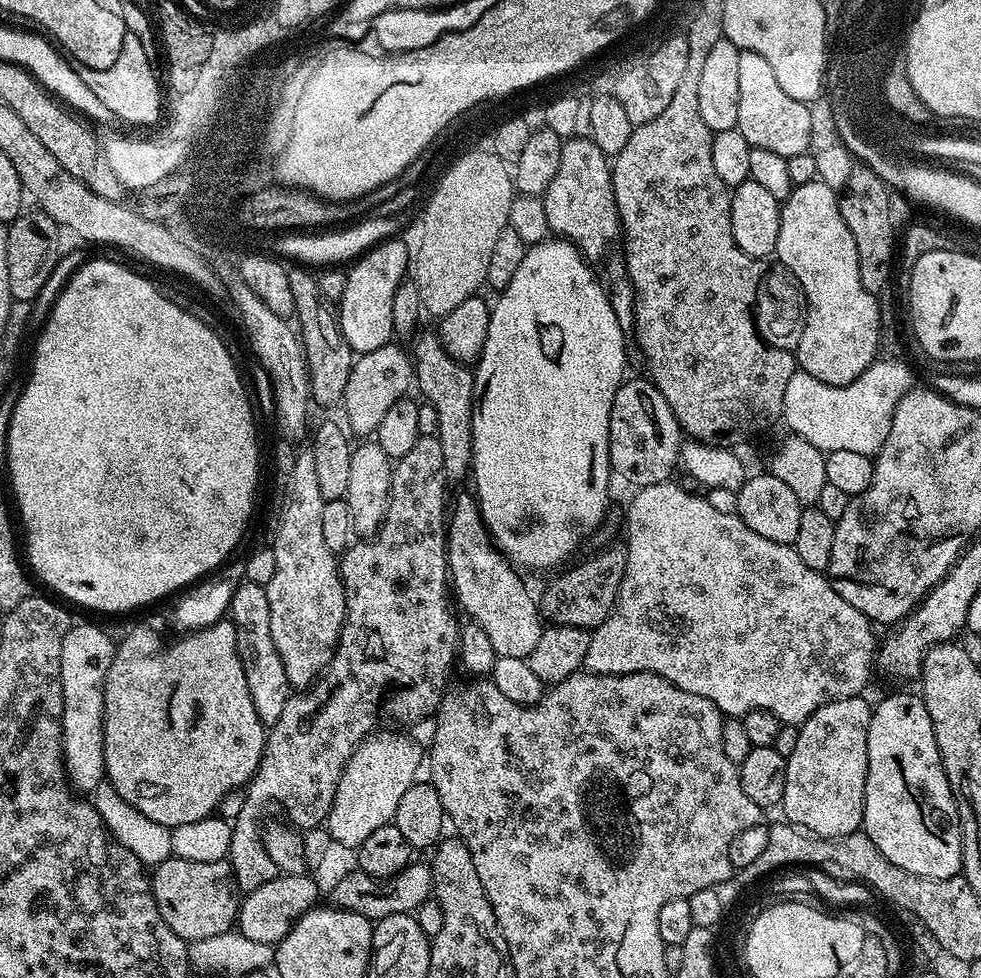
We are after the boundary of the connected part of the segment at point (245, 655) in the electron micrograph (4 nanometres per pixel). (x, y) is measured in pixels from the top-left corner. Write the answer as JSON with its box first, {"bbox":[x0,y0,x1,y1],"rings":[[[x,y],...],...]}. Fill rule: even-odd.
{"bbox":[230,579,290,726],"rings":[[[247,579],[241,582],[234,590],[230,619],[236,631],[238,654],[246,674],[246,686],[250,686],[254,710],[258,710],[258,718],[265,726],[271,726],[278,722],[282,709],[286,707],[290,685],[286,678],[286,670],[282,666],[282,658],[278,658],[274,638],[270,638],[270,602],[267,587]]]}

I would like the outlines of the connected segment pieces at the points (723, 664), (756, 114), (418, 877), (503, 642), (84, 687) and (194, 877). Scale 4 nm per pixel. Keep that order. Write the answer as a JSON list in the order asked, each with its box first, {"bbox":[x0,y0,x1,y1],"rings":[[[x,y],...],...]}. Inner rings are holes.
[{"bbox":[584,482,878,726],"rings":[[[665,482],[663,484],[655,484],[654,486],[646,486],[639,489],[632,500],[632,505],[628,508],[628,544],[626,543],[626,570],[622,578],[622,584],[618,590],[618,598],[616,605],[612,607],[612,612],[606,619],[600,623],[592,632],[590,638],[590,650],[586,650],[586,658],[584,659],[584,668],[589,672],[597,672],[603,676],[621,676],[622,674],[634,674],[635,672],[653,672],[662,678],[666,678],[674,686],[678,686],[682,690],[686,690],[690,694],[698,694],[702,698],[706,698],[710,702],[714,702],[714,706],[721,714],[728,718],[743,718],[750,710],[770,710],[780,719],[781,724],[795,724],[797,726],[804,723],[810,718],[810,714],[814,714],[814,710],[818,710],[822,706],[826,706],[835,700],[844,700],[847,696],[859,696],[865,690],[868,679],[874,673],[874,657],[878,651],[878,636],[872,633],[874,629],[873,621],[861,614],[854,606],[850,606],[850,602],[846,602],[846,598],[842,598],[842,594],[838,594],[834,590],[832,580],[825,573],[810,570],[810,566],[806,566],[806,562],[802,562],[802,558],[798,558],[795,547],[790,544],[779,544],[778,542],[770,542],[770,538],[762,538],[762,534],[754,534],[754,530],[750,530],[750,526],[746,526],[746,522],[742,522],[739,516],[731,511],[723,512],[720,508],[715,508],[708,500],[703,500],[700,496],[695,496],[692,492],[687,492],[684,488],[679,488],[673,482]]]},{"bbox":[738,51,812,157],"rings":[[[741,51],[738,58],[738,122],[742,138],[754,148],[774,150],[774,154],[789,157],[809,151],[808,143],[812,140],[812,112],[805,101],[790,98],[782,86],[778,86],[778,78],[774,78],[774,70],[762,54]]]},{"bbox":[331,863,433,922],"rings":[[[408,863],[401,872],[393,876],[371,876],[359,870],[346,873],[332,888],[331,907],[362,914],[373,922],[390,918],[394,914],[415,913],[416,908],[433,895],[431,867],[427,863],[416,863]]]},{"bbox":[446,491,544,661],"rings":[[[471,491],[460,493],[453,504],[452,501],[450,504],[446,524],[446,568],[454,598],[456,596],[463,610],[468,612],[471,615],[469,617],[485,630],[486,638],[490,638],[490,646],[494,646],[497,657],[527,661],[530,650],[534,650],[538,638],[542,638],[544,633],[542,620],[537,612],[538,604],[518,576],[519,571],[492,543],[484,520],[481,518],[480,505]]]},{"bbox":[60,623,114,794],"rings":[[[73,623],[62,638],[60,659],[60,693],[64,696],[64,716],[60,719],[64,747],[64,770],[73,789],[84,794],[95,793],[105,779],[104,770],[104,702],[103,690],[114,645],[100,626]]]},{"bbox":[150,855,238,942],"rings":[[[173,855],[172,858],[176,864],[162,860],[150,872],[152,897],[158,906],[158,914],[162,914],[162,922],[166,922],[178,938],[189,942],[233,931],[238,916],[232,912],[232,904],[224,900],[224,896],[232,896],[232,884],[228,884],[231,864],[227,859],[180,864],[182,857]]]}]

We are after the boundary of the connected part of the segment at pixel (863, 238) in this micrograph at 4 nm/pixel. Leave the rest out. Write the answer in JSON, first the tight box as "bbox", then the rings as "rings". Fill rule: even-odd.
{"bbox":[839,167,898,294],"rings":[[[853,167],[849,181],[839,193],[840,213],[854,238],[854,246],[858,250],[858,266],[862,286],[873,294],[888,284],[892,276],[892,259],[898,256],[898,234],[896,224],[892,221],[892,197],[889,186],[870,167]]]}

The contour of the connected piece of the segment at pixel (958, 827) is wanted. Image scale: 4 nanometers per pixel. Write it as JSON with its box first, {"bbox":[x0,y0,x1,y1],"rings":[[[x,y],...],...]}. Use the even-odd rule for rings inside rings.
{"bbox":[862,692,964,880],"rings":[[[900,692],[873,707],[868,727],[868,773],[862,831],[868,835],[870,842],[874,842],[874,846],[878,846],[878,850],[882,850],[882,854],[886,854],[886,858],[890,858],[890,862],[894,862],[894,866],[902,866],[902,870],[910,870],[910,874],[935,880],[961,875],[964,837],[960,810],[940,761],[930,714],[919,695],[907,696]]]}

